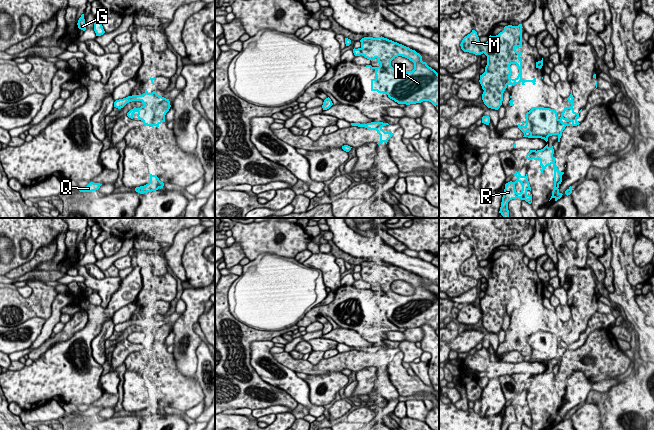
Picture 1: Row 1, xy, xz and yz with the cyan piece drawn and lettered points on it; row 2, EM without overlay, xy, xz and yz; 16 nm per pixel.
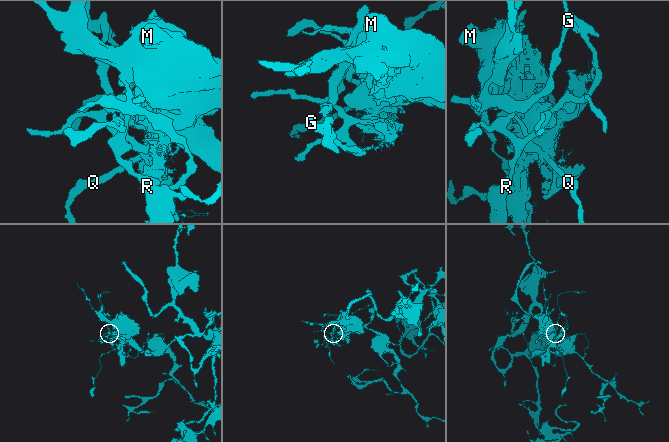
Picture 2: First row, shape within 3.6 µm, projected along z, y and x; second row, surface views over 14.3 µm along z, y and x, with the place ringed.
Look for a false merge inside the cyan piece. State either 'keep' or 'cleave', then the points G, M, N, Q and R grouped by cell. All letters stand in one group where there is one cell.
keep; groups G M N Q R

